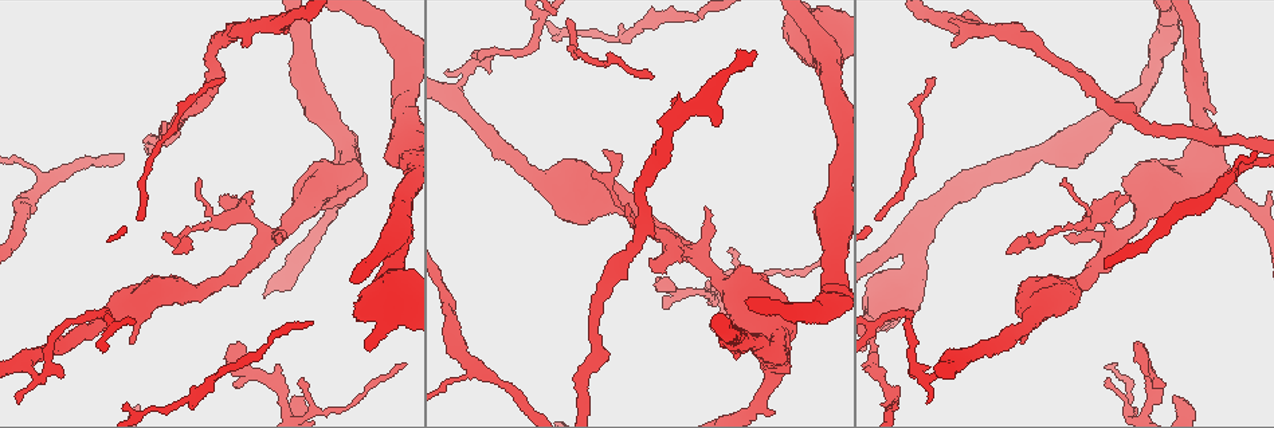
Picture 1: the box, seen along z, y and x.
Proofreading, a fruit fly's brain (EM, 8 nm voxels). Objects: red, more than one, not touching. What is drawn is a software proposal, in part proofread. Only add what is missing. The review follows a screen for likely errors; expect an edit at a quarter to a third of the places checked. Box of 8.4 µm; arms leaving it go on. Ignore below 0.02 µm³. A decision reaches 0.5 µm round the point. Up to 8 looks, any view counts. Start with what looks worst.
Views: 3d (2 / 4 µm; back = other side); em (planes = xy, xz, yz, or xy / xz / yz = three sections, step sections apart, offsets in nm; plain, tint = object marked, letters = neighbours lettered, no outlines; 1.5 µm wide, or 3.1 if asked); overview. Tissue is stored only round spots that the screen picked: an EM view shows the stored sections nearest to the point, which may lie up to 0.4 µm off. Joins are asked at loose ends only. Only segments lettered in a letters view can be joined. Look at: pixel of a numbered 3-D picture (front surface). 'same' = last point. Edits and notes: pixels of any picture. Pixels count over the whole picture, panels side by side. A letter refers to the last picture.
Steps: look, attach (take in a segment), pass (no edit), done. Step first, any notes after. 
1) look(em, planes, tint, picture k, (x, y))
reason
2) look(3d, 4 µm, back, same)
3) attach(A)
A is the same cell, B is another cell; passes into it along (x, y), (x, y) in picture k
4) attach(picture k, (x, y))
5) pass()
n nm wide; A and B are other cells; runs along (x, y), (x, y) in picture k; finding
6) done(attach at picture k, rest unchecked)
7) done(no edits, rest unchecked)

look(3d, 4 µm, back, picture 1, (285, 32))
an open end

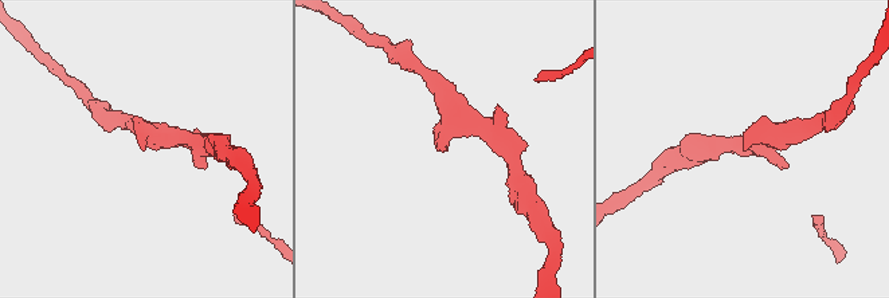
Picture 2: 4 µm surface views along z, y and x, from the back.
look(em, xy, step 8, letters, picture 2, (445, 148))
shape alone is not enough

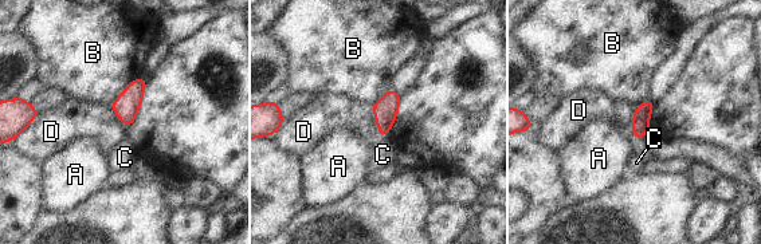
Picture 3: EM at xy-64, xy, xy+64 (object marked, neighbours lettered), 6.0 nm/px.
pass()
A, B, C and D are other cells; none of them fits

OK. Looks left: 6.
look(3d, 2 µm, picture 1, (1067, 235))

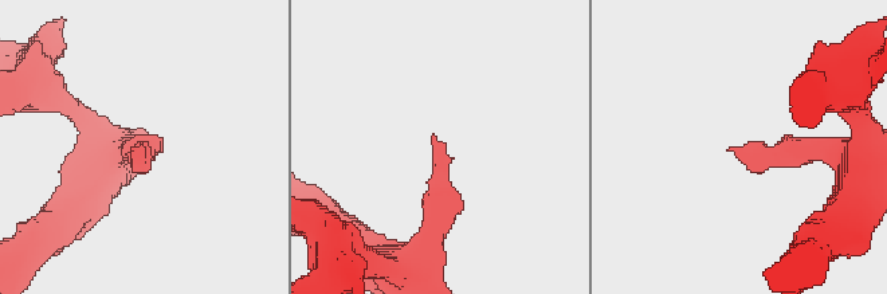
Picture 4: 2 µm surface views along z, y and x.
look(em, planes, plain, picture 4, (432, 137))

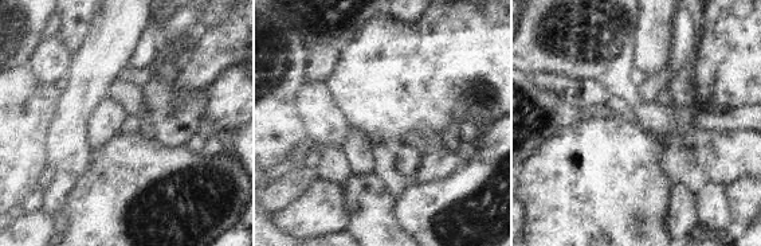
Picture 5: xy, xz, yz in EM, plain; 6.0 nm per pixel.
look(em, planes, letters, same)

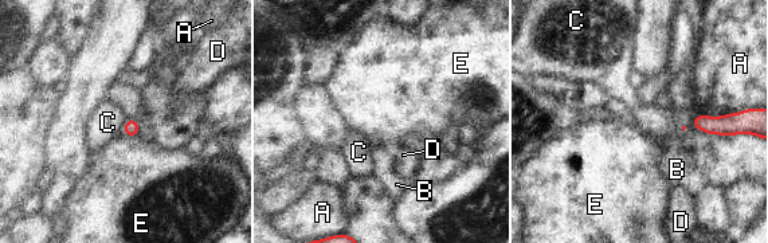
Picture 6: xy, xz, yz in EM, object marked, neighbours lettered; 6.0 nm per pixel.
pass()
A touches over 150 nm; A, B, C, D and E are other cells; border along (122, 133), (137, 136) in picture 6; no lettered segment goes on from it

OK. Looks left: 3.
look(3d, 4 µm, picture 1, (729, 249))
thin end

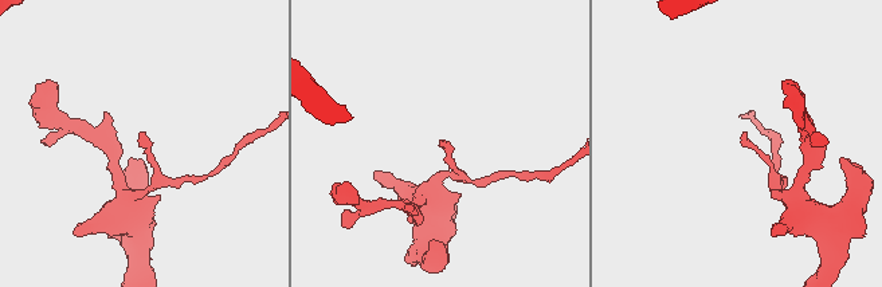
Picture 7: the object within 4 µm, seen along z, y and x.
look(em, xz, step 8, tint, picture 7, (742, 135))

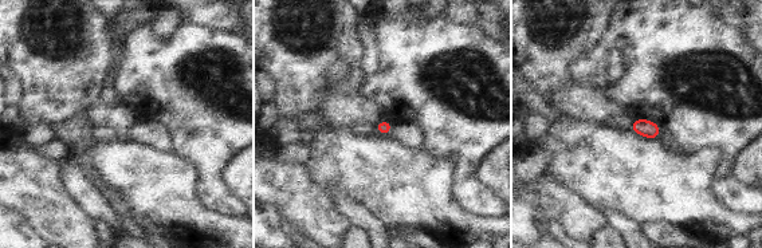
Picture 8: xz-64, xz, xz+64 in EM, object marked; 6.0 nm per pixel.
look(em, xz, step 8, letters, same)

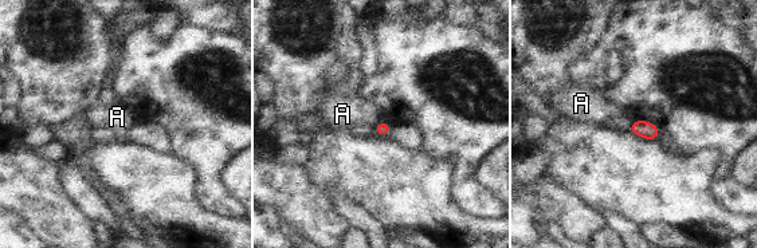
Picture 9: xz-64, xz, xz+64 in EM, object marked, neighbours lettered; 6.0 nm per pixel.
pass()
A touches over 90 nm; A is another cell; border along (385, 121), (380, 121), (373, 128) in picture 9; none of them fits

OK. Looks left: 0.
done(no edits, rest unchecked)

